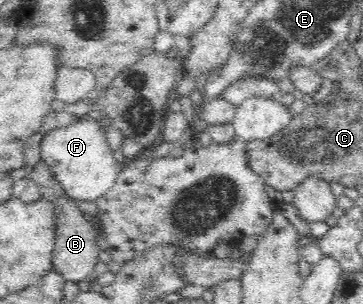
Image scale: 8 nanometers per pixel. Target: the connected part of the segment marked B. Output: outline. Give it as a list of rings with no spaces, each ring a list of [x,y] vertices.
[[[40,162],[35,169],[29,171],[29,176],[37,184],[41,197],[53,204],[55,249],[52,255],[52,267],[62,272],[66,281],[83,282],[90,277],[93,267],[100,260],[98,256],[100,250],[96,239],[97,229],[86,214],[77,207],[77,203],[69,199],[63,186],[57,182],[55,174],[45,162]]]

